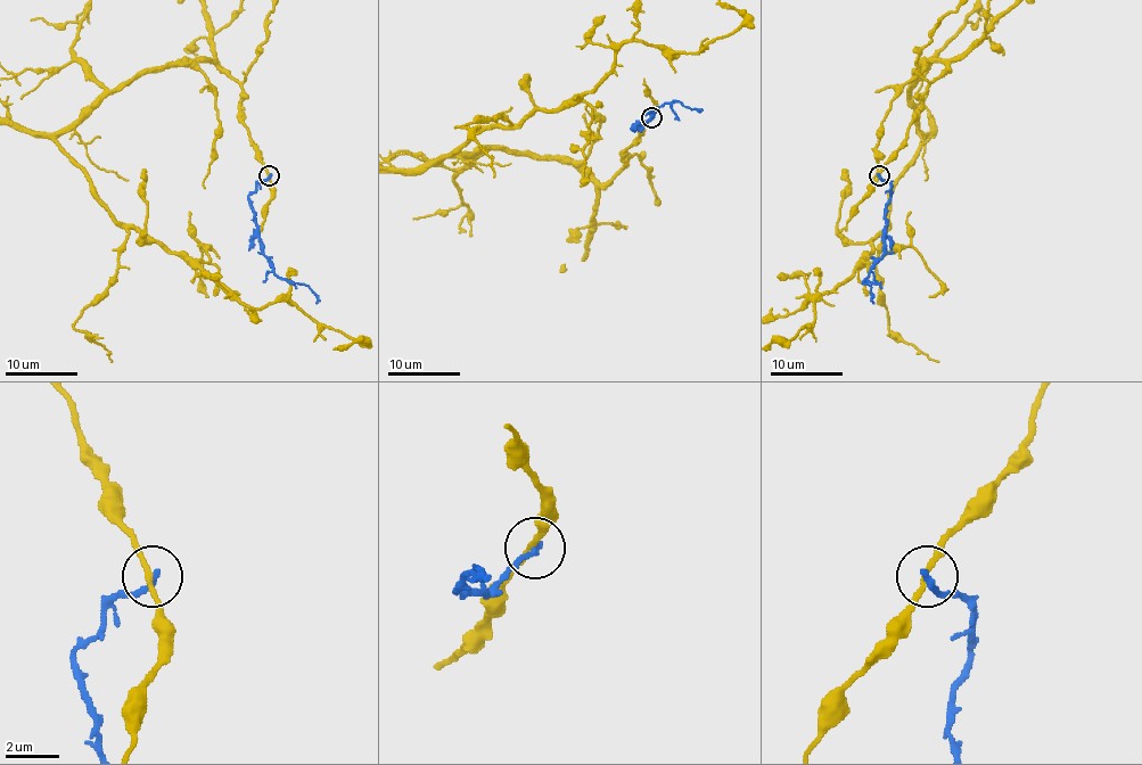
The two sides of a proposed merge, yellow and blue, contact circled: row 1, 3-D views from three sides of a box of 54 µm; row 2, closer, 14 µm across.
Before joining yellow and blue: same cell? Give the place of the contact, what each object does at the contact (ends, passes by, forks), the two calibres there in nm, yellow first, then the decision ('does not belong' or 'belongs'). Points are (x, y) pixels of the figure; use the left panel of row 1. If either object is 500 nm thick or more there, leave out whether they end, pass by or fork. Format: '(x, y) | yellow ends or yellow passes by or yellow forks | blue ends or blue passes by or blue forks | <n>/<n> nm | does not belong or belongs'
(269, 175) | yellow passes by | blue ends | 190/240 nm | does not belong

